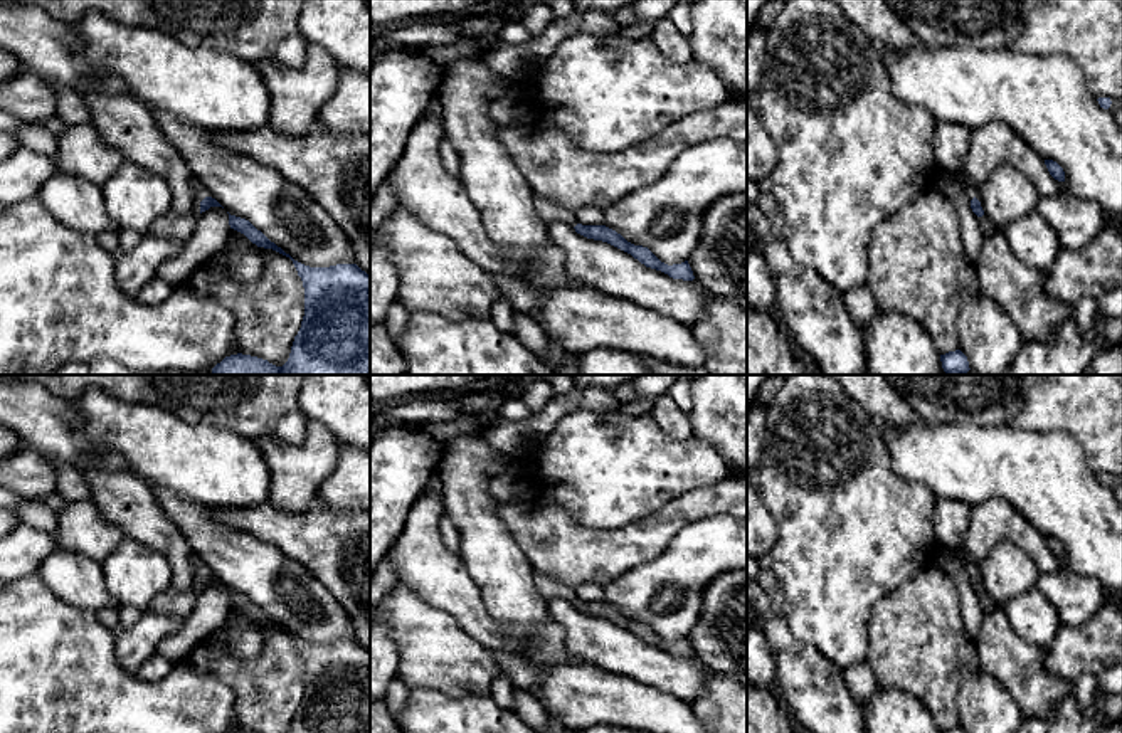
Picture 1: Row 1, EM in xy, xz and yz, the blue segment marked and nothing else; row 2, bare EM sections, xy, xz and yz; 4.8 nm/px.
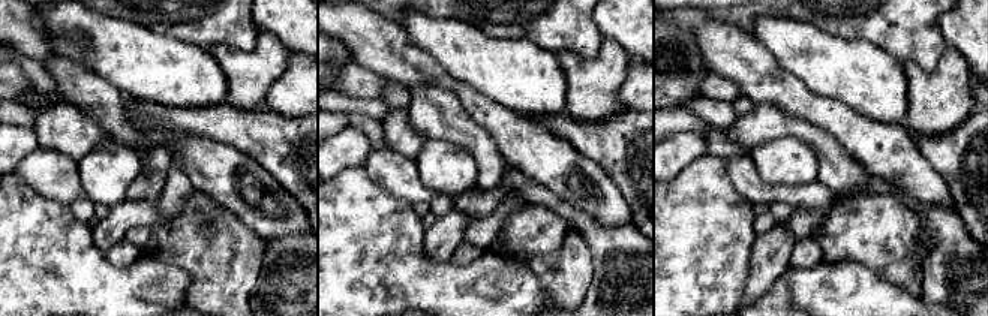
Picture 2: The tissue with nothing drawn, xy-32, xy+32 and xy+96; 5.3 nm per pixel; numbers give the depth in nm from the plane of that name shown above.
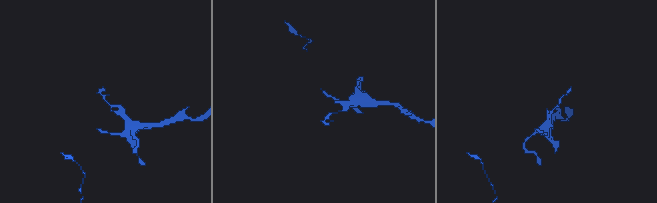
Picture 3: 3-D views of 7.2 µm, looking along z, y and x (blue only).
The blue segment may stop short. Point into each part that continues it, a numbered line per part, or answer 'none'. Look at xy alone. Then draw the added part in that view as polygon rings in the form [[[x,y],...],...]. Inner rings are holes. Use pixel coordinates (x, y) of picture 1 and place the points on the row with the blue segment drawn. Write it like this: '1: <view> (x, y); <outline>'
1: xy (172, 226); [[[193,177],[195,182],[195,203],[187,214],[178,214],[175,208],[170,208],[167,214],[156,219],[150,234],[167,240],[187,242],[193,234],[198,217],[200,217],[200,202],[207,197],[207,192],[200,180]]]

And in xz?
1: xz (549, 210); [[[533,197],[535,208],[538,212],[540,220],[552,227],[555,222],[562,222],[565,225],[575,227],[577,219],[574,212],[553,200],[548,200],[545,197]]]

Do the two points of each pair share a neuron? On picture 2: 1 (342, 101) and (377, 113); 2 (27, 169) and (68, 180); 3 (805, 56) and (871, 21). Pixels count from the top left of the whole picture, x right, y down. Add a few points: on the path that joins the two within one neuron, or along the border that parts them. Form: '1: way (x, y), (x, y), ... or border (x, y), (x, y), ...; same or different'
1: way (351, 105), (368, 107); same
2: way (38, 169), (45, 169), (57, 177); same
3: border (810, 21), (828, 33), (865, 39), (876, 47); different

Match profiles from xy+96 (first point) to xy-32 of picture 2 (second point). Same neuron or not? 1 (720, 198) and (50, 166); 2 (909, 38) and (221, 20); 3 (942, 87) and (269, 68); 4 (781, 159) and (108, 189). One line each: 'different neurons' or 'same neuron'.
1: different neurons
2: same neuron
3: same neuron
4: same neuron

